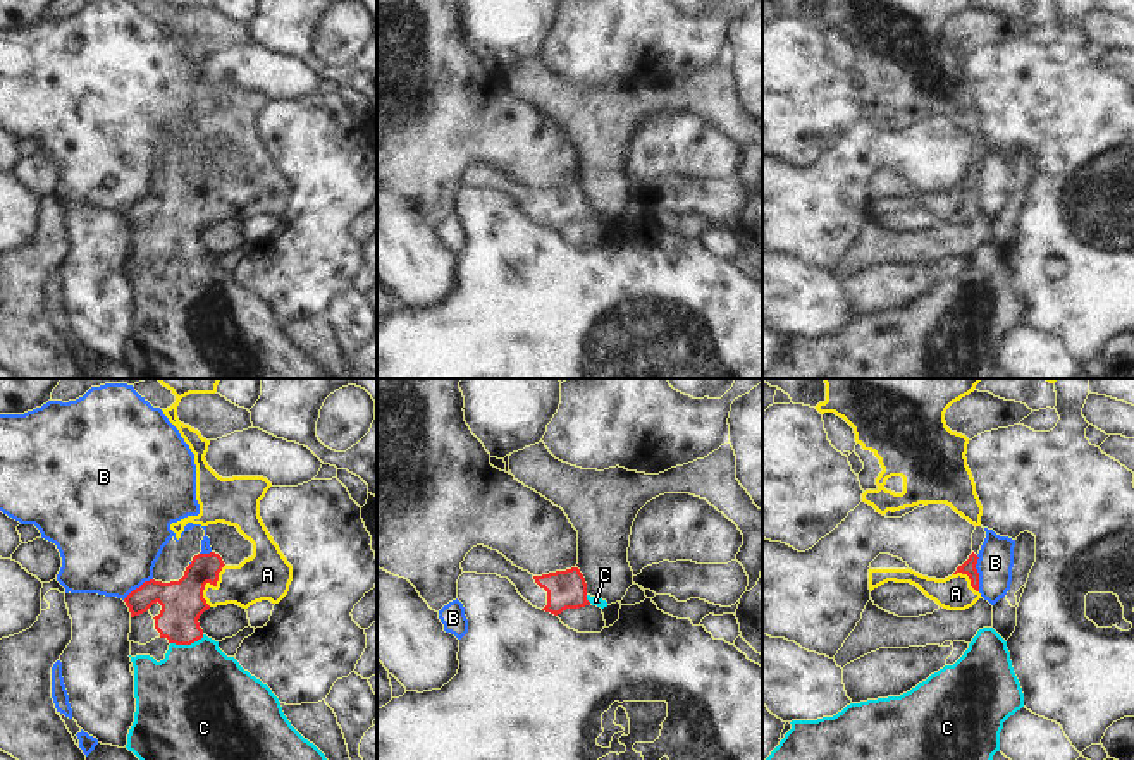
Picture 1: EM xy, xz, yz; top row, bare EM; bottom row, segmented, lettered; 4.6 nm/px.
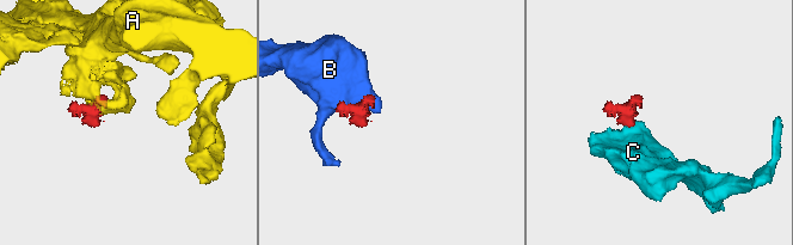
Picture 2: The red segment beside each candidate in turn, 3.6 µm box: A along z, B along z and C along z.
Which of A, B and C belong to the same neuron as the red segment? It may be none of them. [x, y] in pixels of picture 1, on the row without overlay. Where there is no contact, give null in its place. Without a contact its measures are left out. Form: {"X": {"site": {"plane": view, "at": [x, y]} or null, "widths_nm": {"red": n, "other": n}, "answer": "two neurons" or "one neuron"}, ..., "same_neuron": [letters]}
{"A": {"site": {"plane": "xy", "at": [209, 196]}, "widths_nm": {"red": 200, "other": 220}, "answer": "one neuron"}, "B": {"site": {"plane": "yz", "at": [978, 188]}, "widths_nm": {"red": 70, "other": 170}, "answer": "two neurons"}, "C": {"site": {"plane": "xy", "at": [186, 258]}, "widths_nm": {"red": 200, "other": 460}, "answer": "one neuron"}, "same_neuron": ["A", "C"]}

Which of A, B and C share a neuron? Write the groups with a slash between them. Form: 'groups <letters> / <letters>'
groups A C / B

